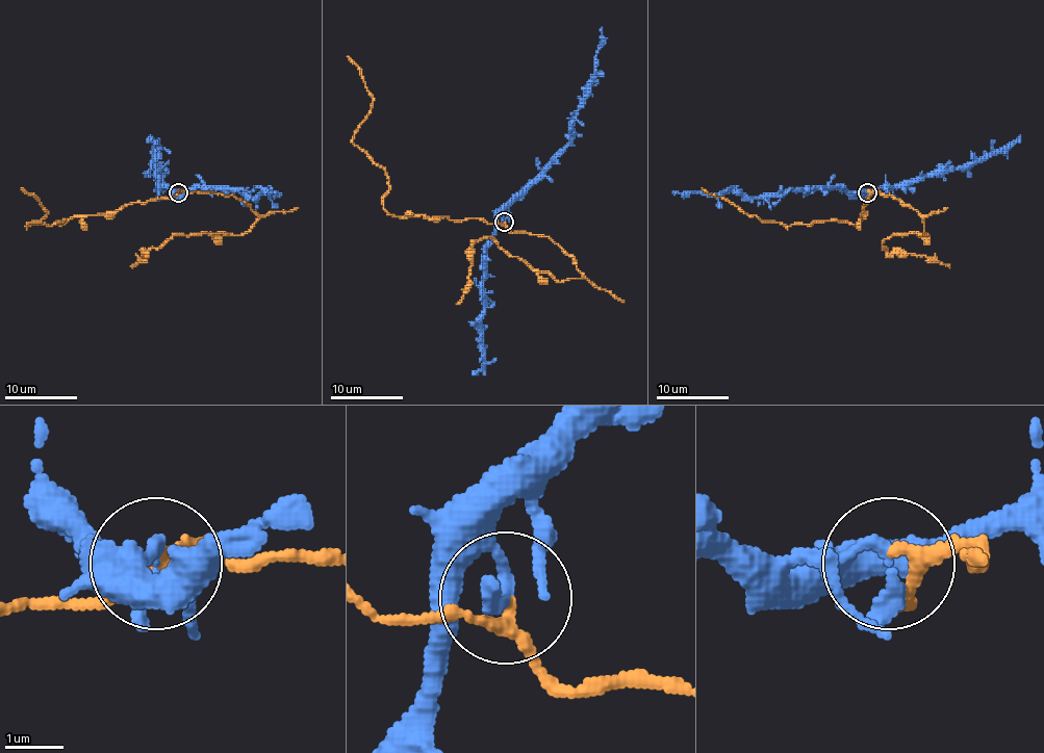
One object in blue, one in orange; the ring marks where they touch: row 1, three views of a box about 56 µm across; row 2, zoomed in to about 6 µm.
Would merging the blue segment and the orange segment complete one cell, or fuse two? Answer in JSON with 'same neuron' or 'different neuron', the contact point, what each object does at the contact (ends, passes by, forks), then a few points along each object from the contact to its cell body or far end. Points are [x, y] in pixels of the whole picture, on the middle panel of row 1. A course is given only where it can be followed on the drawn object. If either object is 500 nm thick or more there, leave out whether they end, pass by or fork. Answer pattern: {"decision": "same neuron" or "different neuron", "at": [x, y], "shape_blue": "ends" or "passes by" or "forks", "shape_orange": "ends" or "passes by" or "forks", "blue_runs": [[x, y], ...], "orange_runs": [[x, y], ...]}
{"decision": "different neuron", "at": [504, 222], "shape_blue": "ends", "shape_orange": "passes by", "blue_runs": [[503, 222], [502, 211], [568, 141], [575, 112], [594, 73], [602, 27]], "orange_runs": [[503, 222], [396, 216], [383, 207], [388, 176], [352, 138], [373, 98], [359, 69], [347, 56]]}

